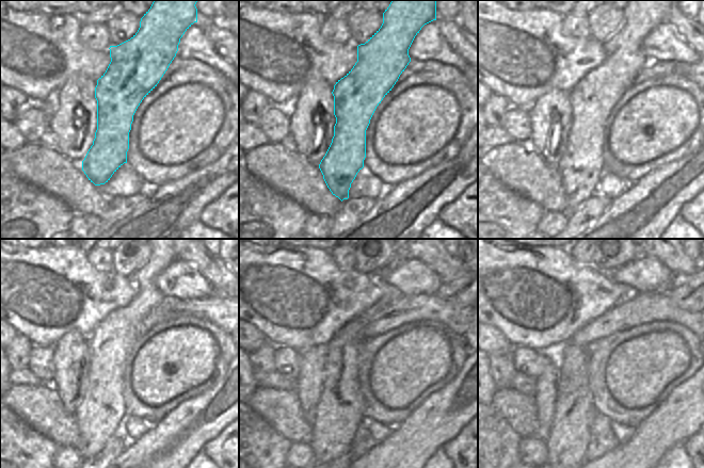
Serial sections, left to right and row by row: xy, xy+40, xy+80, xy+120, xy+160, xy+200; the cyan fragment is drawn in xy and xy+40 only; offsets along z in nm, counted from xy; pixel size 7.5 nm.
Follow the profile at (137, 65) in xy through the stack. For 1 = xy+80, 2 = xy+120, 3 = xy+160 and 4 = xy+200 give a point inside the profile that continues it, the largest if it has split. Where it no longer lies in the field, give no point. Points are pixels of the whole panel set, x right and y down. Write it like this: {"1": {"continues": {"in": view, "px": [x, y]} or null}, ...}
{"1": {"continues": {"in": "xy+80", "px": [580, 167]}}, "2": {"continues": {"in": "xy+120", "px": [100, 413]}}, "3": {"continues": {"in": "xy+160", "px": [339, 410]}}, "4": {"continues": {"in": "xy+200", "px": [570, 434]}}}

